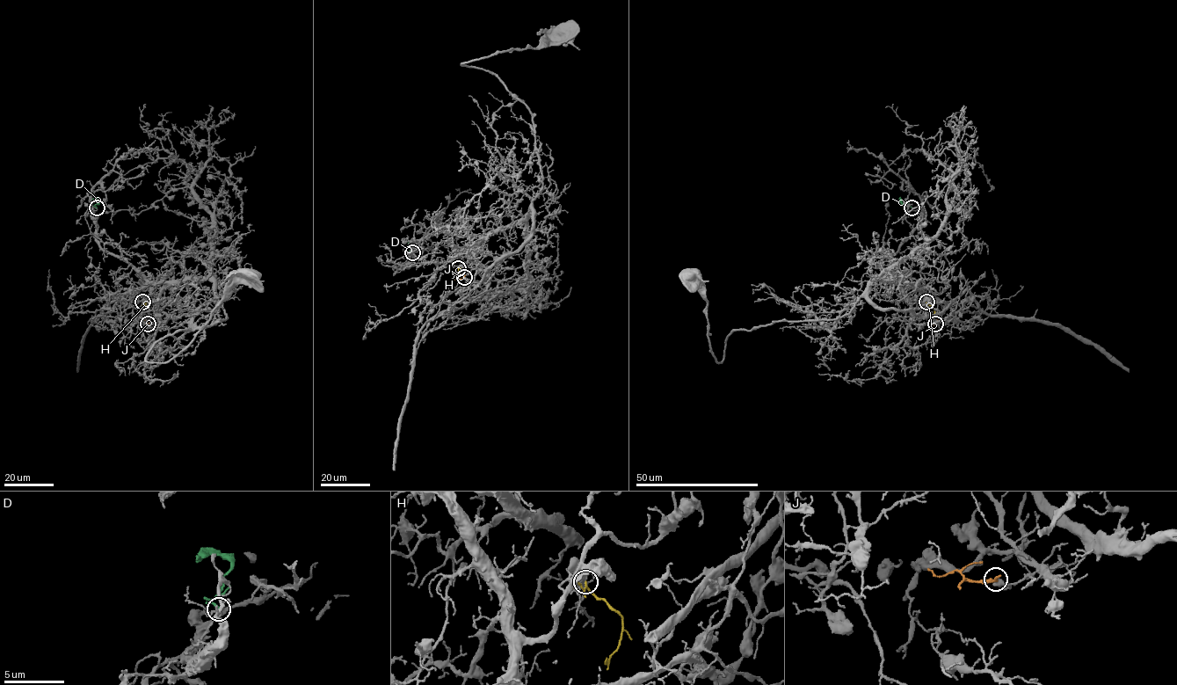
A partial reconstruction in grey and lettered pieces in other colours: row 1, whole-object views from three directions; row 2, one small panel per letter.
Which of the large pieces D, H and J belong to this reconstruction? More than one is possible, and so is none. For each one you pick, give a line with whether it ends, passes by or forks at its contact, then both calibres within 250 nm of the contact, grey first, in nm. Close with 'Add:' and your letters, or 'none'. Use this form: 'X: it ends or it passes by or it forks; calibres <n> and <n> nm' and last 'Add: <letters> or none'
Add: none

